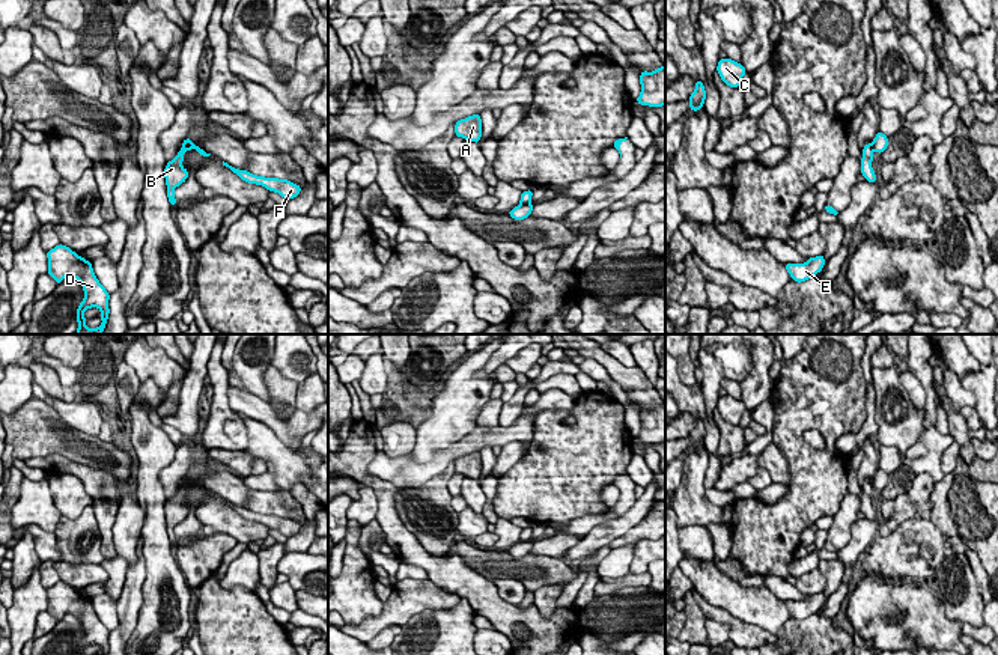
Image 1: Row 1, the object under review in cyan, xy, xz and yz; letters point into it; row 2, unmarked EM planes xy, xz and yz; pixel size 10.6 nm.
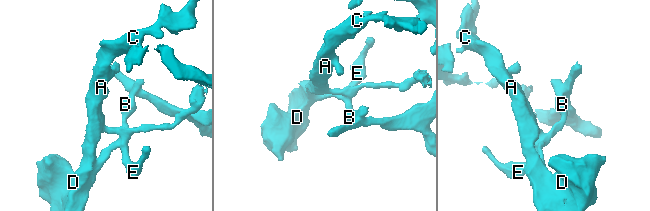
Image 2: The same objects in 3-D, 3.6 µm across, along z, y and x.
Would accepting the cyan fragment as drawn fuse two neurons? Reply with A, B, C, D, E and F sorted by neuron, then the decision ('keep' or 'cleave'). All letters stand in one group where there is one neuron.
A B C D E / F; cleave

